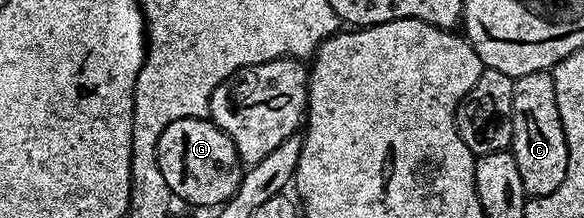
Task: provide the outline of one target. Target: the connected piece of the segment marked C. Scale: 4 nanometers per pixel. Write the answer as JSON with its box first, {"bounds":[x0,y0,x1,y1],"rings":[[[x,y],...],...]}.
{"bounds":[512,69,568,198],"rings":[[[541,69],[532,75],[514,78],[514,143],[512,152],[516,159],[516,167],[520,167],[520,179],[524,179],[524,191],[527,198],[552,195],[564,183],[564,175],[568,171],[568,143],[564,135],[564,127],[560,119],[560,111],[556,107],[556,87],[553,72]]]}

